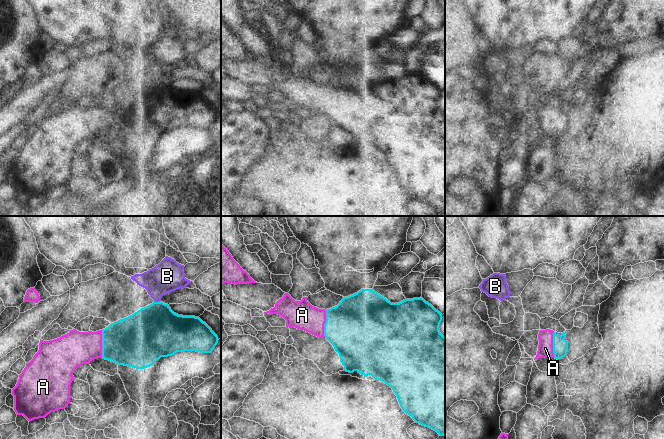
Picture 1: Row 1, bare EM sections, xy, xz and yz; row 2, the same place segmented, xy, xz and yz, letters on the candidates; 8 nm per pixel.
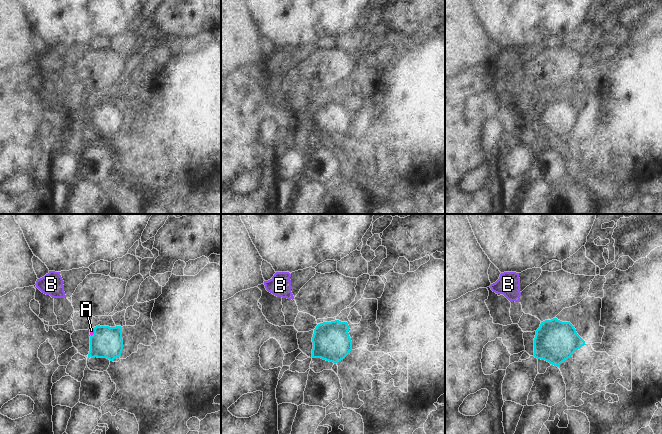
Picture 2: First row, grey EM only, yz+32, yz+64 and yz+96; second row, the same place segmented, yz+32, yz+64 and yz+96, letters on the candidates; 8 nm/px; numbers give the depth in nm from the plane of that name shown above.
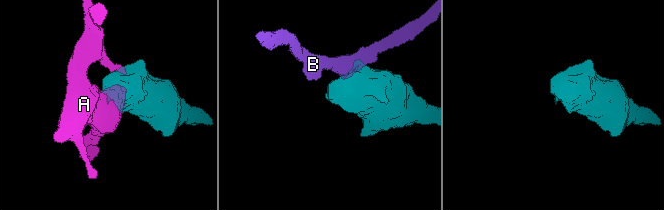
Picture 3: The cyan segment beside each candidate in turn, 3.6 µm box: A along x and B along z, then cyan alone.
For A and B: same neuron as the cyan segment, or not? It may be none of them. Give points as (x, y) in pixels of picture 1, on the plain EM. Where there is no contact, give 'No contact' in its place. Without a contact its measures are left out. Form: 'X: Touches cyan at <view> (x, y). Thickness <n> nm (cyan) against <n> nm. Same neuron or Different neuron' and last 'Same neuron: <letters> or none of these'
A: Touches cyan at yz (553, 117). Thickness 130 nm (cyan) against 130 nm. Same neuron
B: Touches cyan at xy (156, 78). Thickness 420 nm (cyan) against 240 nm. Different neuron
Same neuron: A.

